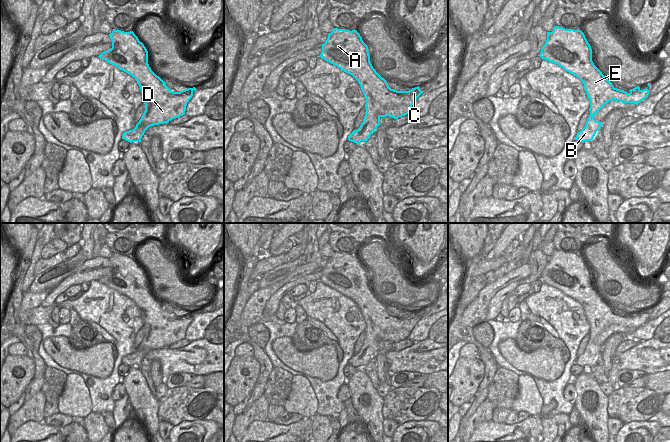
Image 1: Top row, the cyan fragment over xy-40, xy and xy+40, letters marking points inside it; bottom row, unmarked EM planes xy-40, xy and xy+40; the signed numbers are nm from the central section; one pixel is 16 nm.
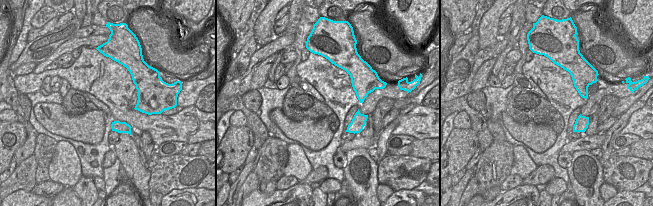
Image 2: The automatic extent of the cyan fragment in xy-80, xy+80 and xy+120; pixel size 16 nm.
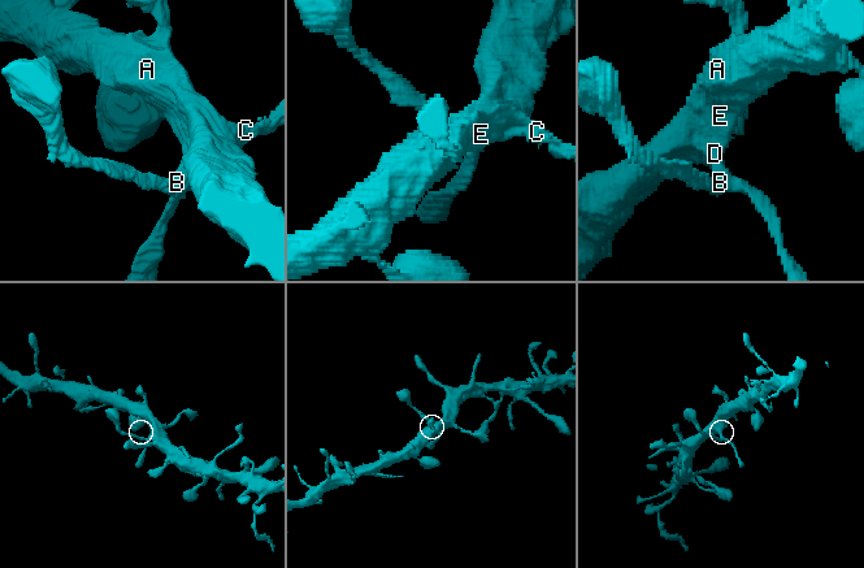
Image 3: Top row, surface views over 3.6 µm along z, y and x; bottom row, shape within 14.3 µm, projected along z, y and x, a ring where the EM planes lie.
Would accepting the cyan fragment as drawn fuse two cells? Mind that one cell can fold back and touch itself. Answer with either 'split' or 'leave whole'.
leave whole

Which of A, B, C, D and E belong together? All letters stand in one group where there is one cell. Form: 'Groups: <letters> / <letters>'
Groups: A B C D E

